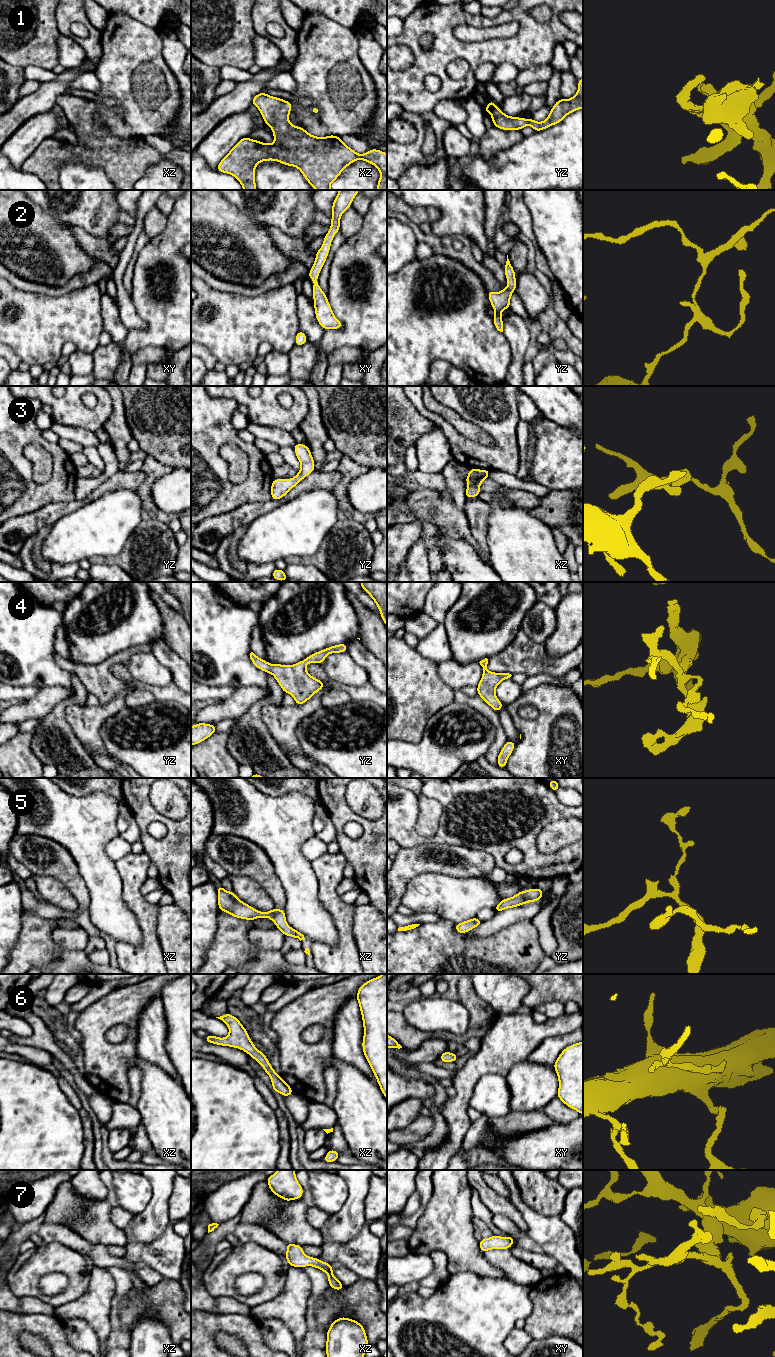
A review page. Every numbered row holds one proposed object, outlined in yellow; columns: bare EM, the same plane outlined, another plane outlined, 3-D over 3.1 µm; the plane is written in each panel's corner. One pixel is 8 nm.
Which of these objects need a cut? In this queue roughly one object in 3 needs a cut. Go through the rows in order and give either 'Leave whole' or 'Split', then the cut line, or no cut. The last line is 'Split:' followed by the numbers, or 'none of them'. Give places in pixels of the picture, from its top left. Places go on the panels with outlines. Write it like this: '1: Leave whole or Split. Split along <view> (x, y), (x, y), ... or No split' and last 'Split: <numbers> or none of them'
1: Leave whole. No split
2: Leave whole. No split
3: Leave whole. No split
4: Leave whole. No split
5: Leave whole. No split
6: Leave whole. No split
7: Leave whole. No split
Split: none of them

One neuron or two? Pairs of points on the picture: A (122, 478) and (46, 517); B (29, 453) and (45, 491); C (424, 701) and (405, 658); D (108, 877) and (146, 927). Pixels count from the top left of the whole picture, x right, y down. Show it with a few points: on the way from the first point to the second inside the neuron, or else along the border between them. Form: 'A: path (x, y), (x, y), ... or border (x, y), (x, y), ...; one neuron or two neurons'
A: path (103, 488), (89, 499), (65, 508); one neuron
B: border (53, 461), (51, 477), (44, 482), (35, 483); two neurons
C: path (413, 690), (405, 682), (405, 669); one neuron
D: border (117, 872), (121, 880), (122, 899), (135, 915); two neurons

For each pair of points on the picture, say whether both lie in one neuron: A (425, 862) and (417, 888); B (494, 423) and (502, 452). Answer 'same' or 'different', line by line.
A: different
B: same

